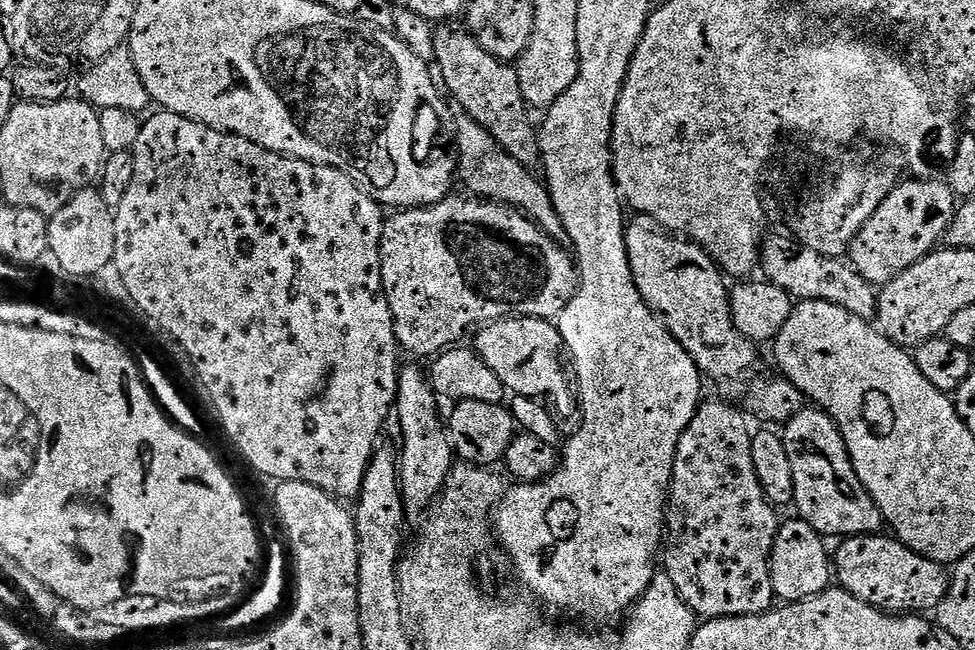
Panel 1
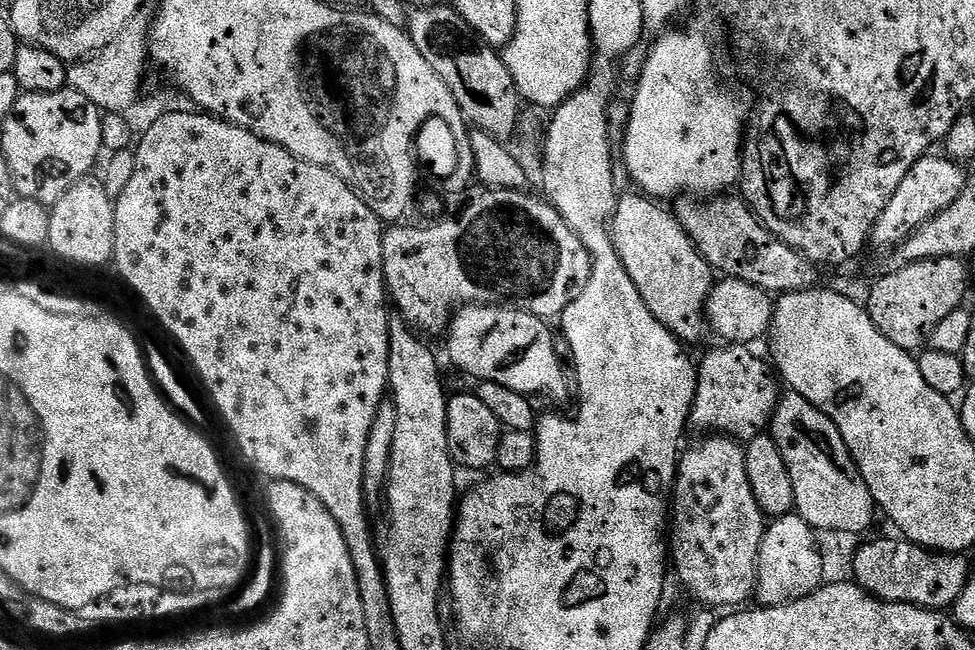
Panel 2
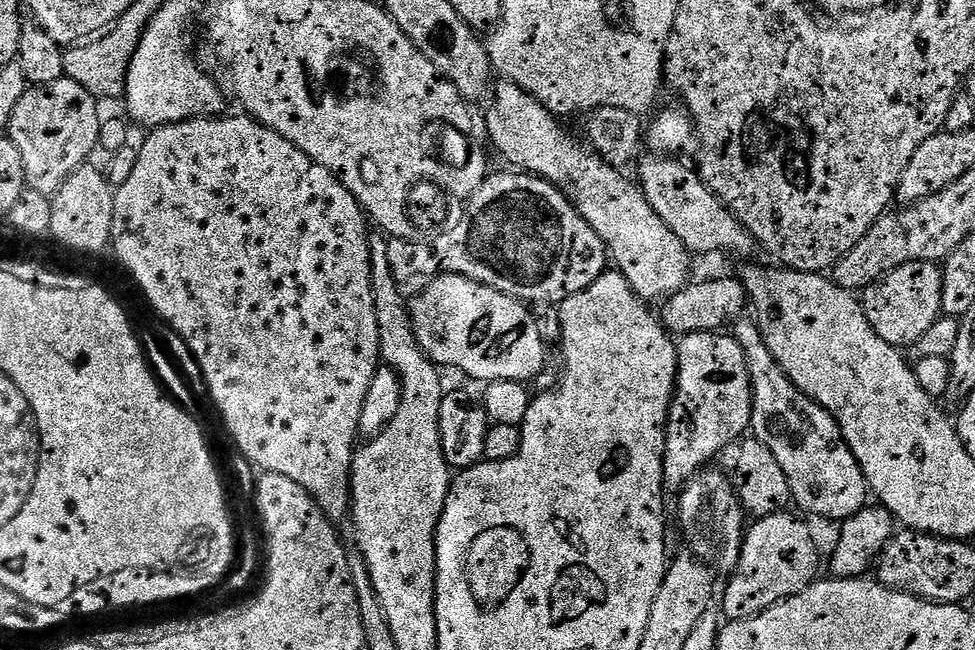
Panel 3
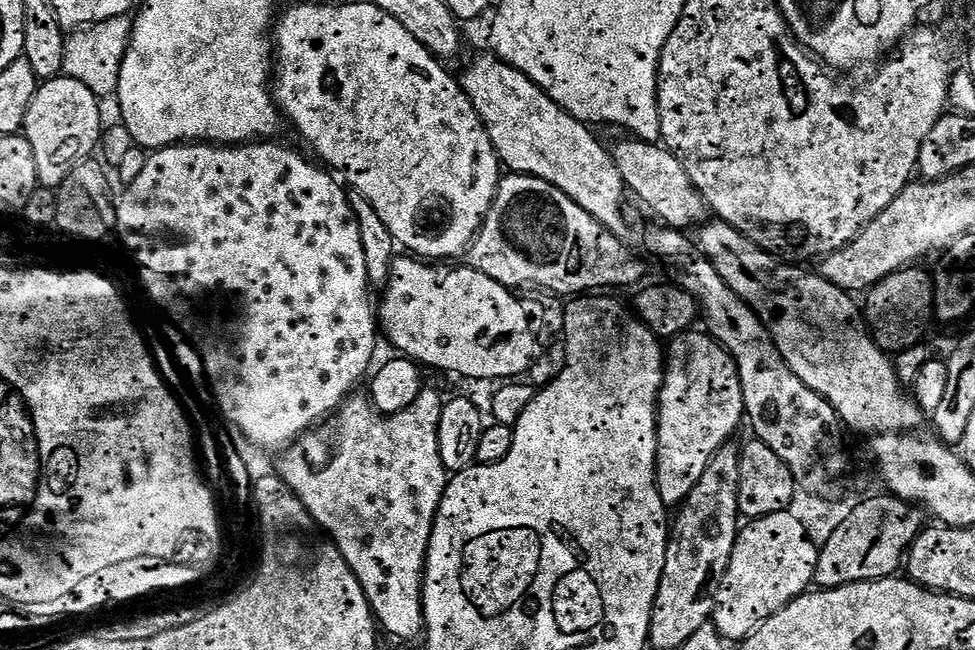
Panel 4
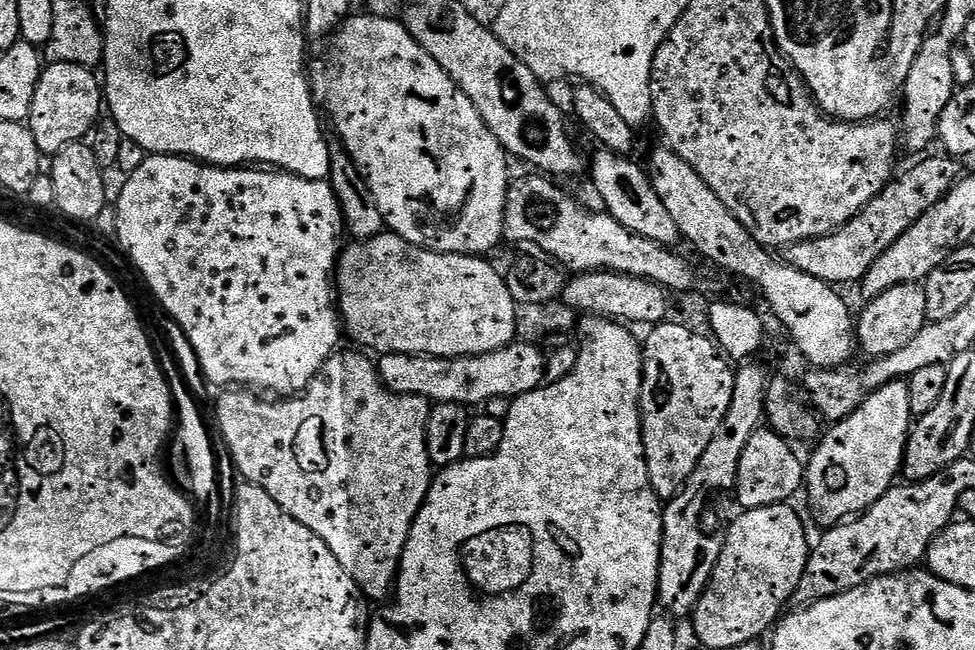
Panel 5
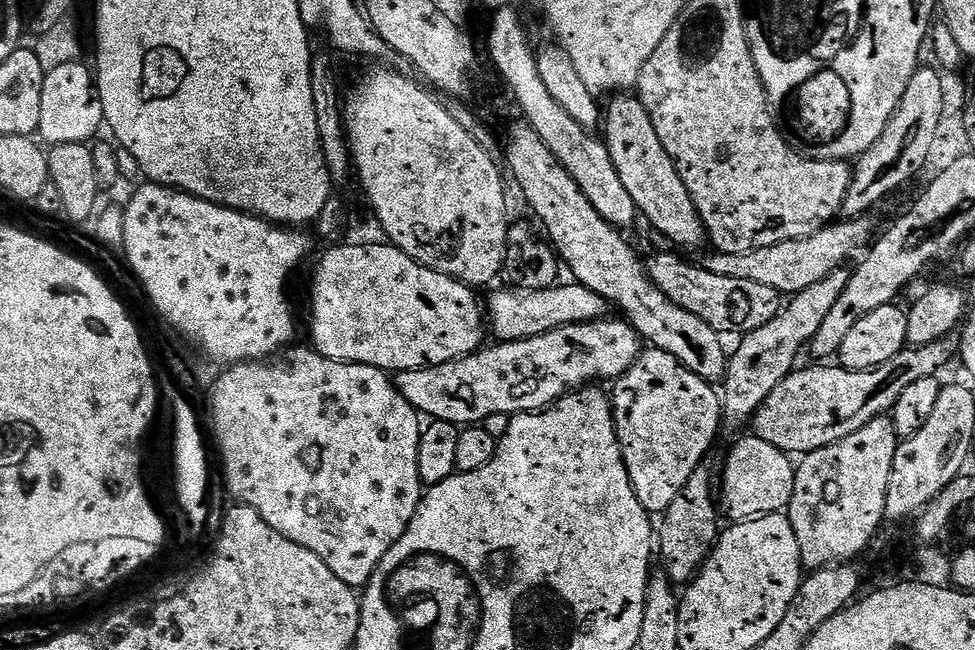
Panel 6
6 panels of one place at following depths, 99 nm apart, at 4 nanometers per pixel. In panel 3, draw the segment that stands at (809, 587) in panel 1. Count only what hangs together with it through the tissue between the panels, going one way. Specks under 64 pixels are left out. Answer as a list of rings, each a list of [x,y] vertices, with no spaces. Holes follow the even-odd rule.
[[[785,510],[759,517],[753,523],[756,525],[745,531],[740,560],[731,573],[732,581],[724,588],[722,612],[728,620],[757,616],[781,600],[789,600],[794,594],[806,590],[817,579],[816,567],[822,556],[810,538],[805,521],[799,515],[791,516],[790,513]]]

